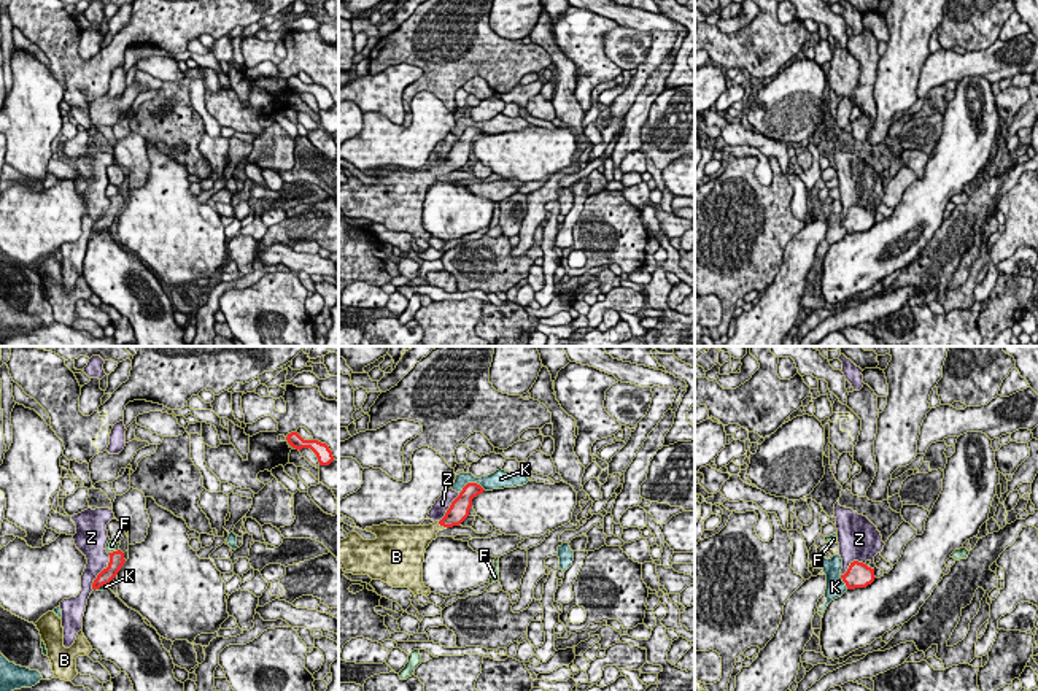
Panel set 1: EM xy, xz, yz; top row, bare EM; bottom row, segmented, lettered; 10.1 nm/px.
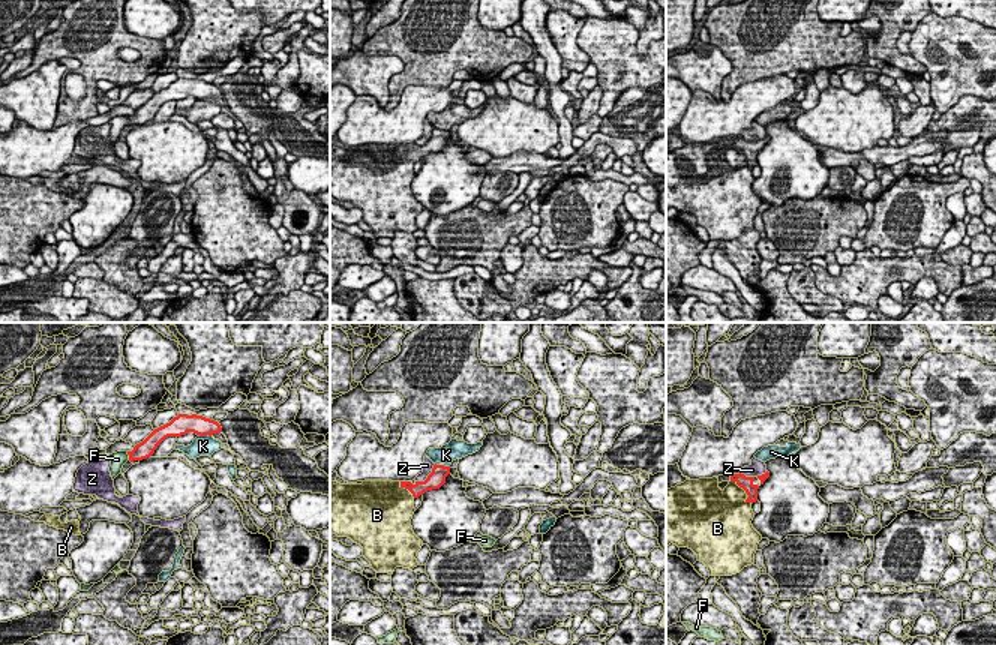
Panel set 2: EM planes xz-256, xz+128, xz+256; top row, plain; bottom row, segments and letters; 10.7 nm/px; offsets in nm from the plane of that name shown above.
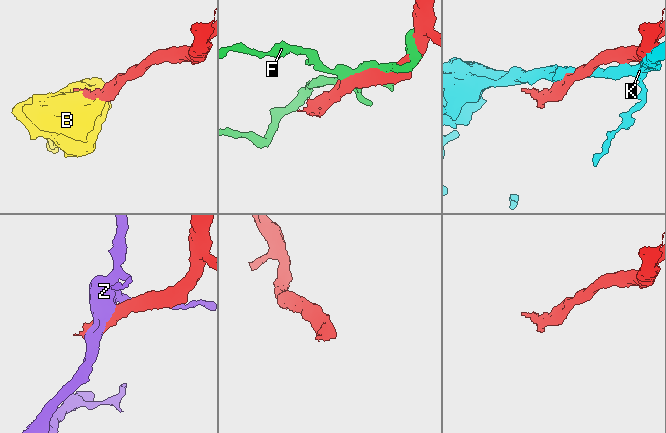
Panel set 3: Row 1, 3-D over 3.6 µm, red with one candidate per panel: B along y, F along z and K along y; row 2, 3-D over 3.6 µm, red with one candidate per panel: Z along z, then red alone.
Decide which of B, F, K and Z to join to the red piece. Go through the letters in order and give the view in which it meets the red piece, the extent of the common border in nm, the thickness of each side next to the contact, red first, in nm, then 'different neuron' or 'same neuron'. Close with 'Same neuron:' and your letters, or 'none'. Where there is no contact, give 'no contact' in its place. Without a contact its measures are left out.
B: xz | 120 nm | 200/220 nm | same neuron
F: xy | 120 nm | 160/120 nm | different neuron
K: xz | 280 nm | 190/160 nm | different neuron
Z: xy | 420 nm | 160/220 nm | different neuron
Same neuron: B

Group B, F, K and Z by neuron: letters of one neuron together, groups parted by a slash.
B / F / K / Z

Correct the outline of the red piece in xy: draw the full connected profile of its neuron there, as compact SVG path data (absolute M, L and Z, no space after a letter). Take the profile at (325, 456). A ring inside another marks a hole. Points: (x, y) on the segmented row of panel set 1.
M297 432L288 434L286 440L299 451L302 448L310 448L316 454L320 465L329 465L334 461L332 451L326 443L318 440L304 440Z

